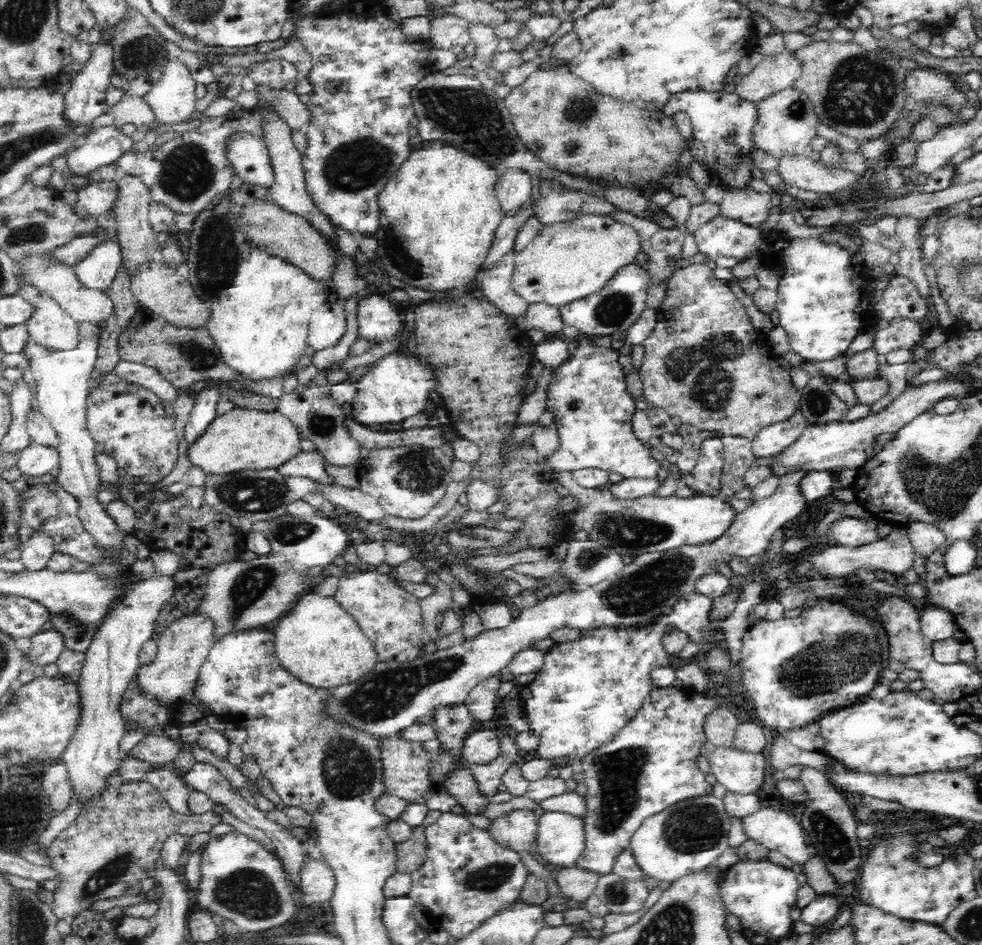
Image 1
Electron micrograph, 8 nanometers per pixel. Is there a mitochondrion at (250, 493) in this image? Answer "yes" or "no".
yes

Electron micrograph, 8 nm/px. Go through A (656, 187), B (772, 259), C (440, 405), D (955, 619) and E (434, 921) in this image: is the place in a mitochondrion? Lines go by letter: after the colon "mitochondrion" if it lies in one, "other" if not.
A: other
B: other
C: other
D: other
E: other

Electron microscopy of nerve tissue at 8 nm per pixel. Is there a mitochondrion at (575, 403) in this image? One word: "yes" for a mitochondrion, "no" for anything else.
yes

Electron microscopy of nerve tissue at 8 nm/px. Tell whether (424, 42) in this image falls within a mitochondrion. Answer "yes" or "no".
no

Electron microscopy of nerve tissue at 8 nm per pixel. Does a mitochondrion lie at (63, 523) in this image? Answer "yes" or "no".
no

